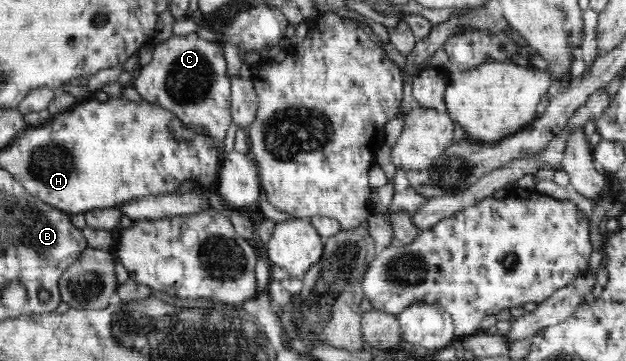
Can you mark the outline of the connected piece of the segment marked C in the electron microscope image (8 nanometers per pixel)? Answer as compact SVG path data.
M197 33L185 36L171 35L167 41L159 43L154 48L152 60L141 66L139 75L133 84L144 101L165 108L181 120L183 123L191 123L191 127L202 127L215 143L221 143L227 130L231 126L231 81L227 75L227 60L223 55L221 45L213 41L201 39Z

